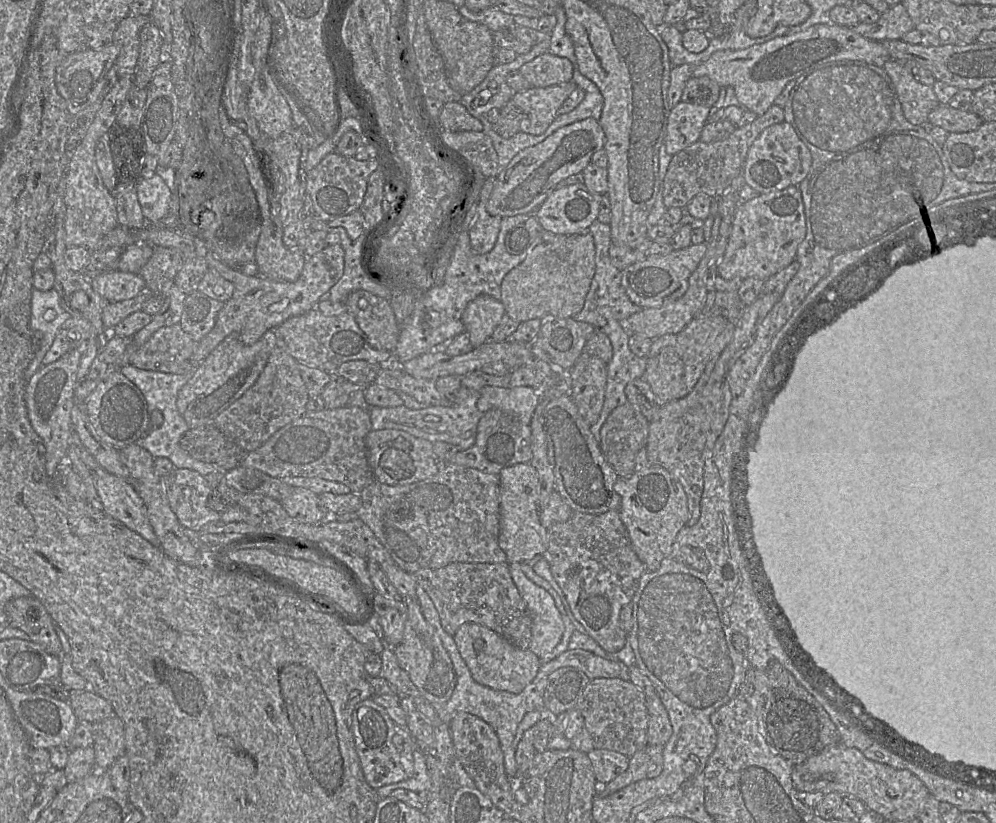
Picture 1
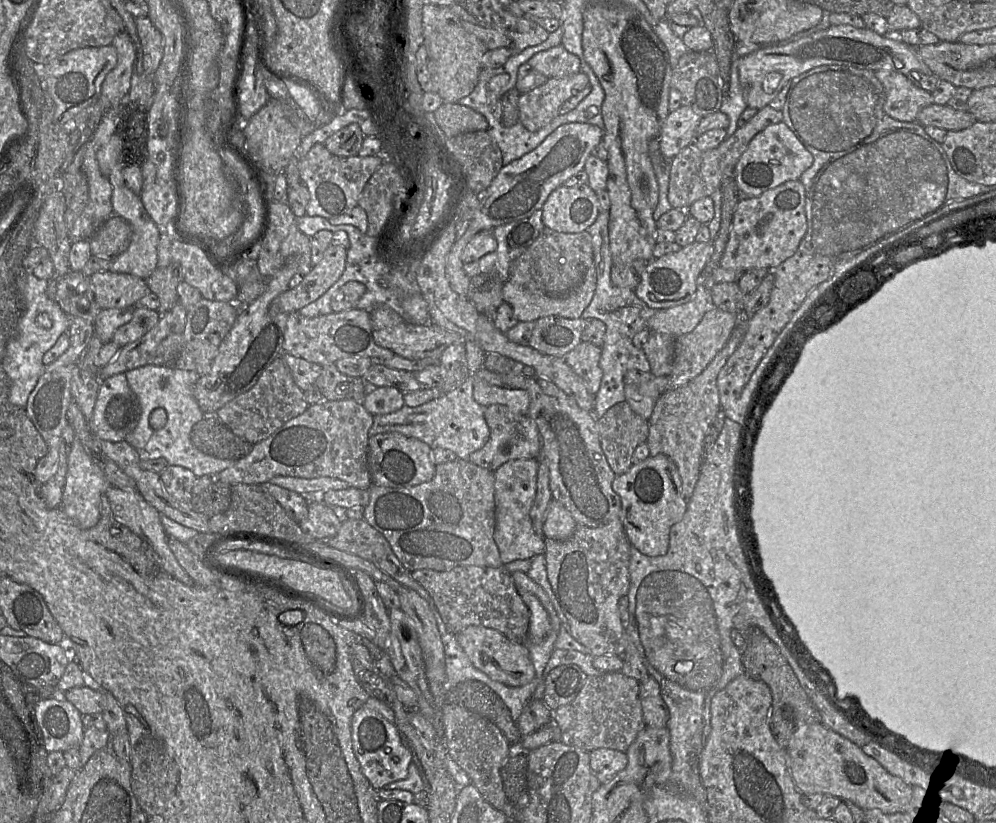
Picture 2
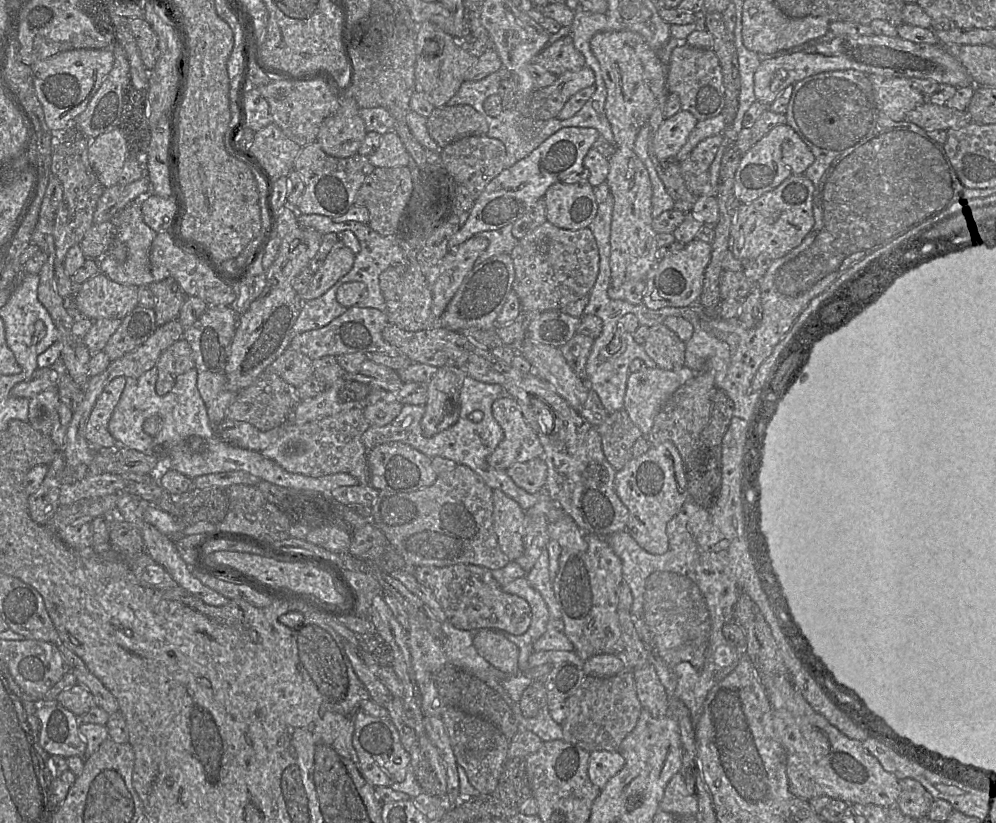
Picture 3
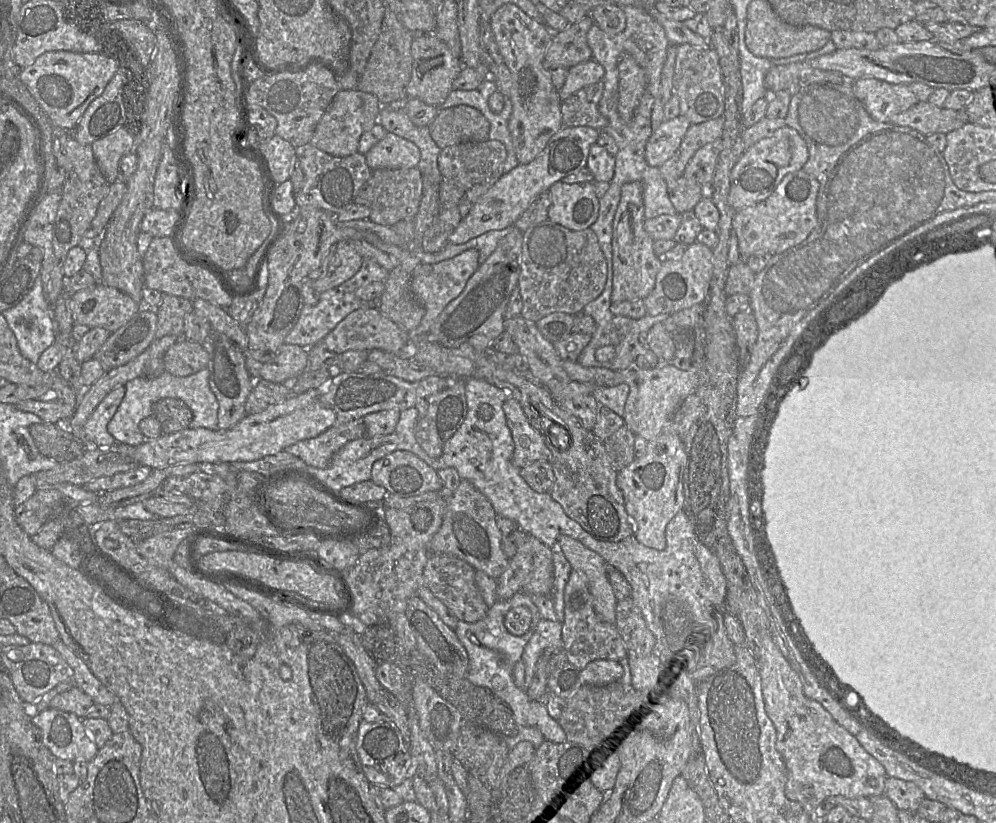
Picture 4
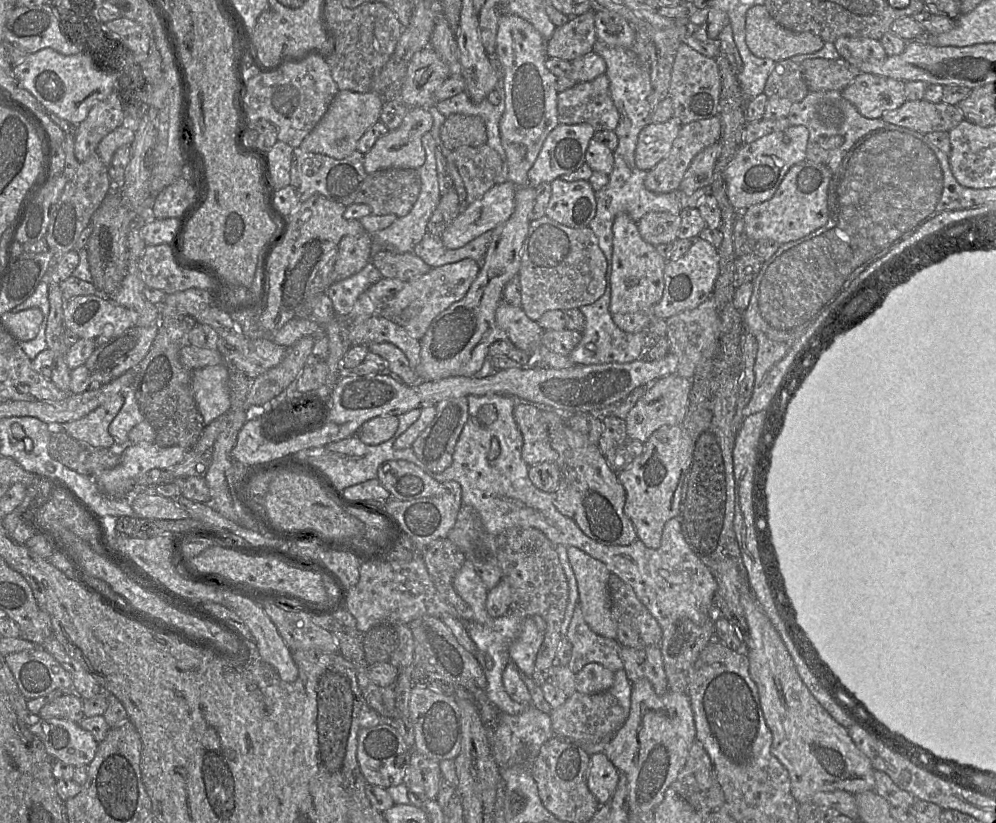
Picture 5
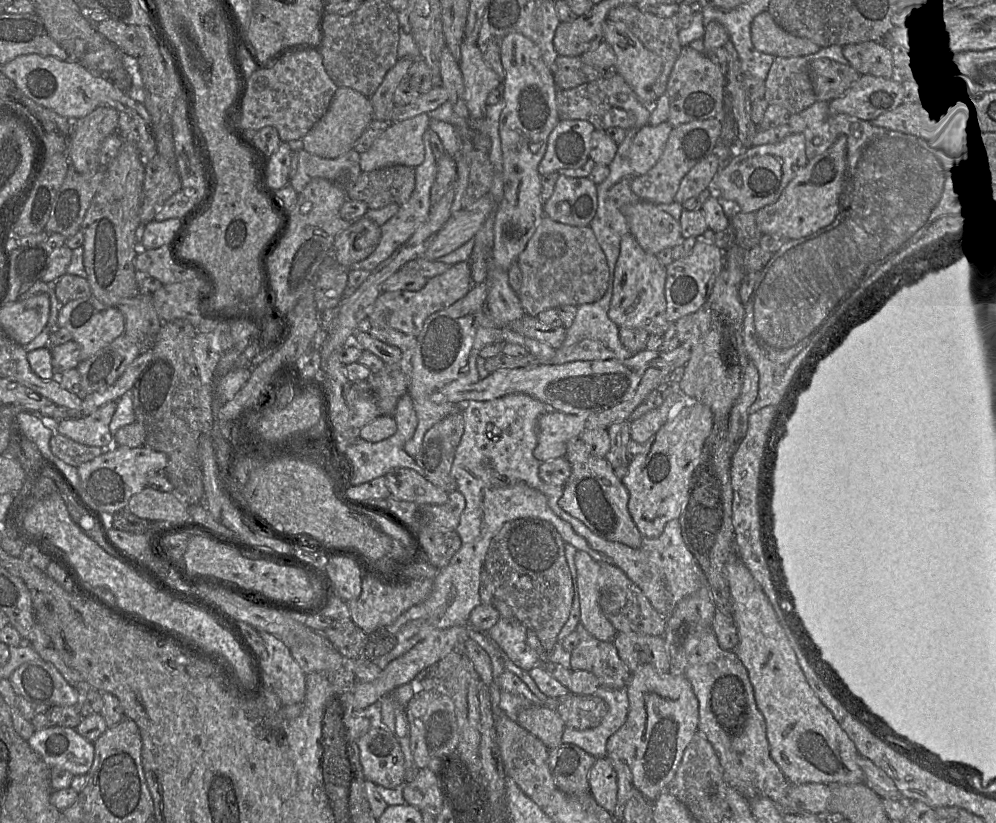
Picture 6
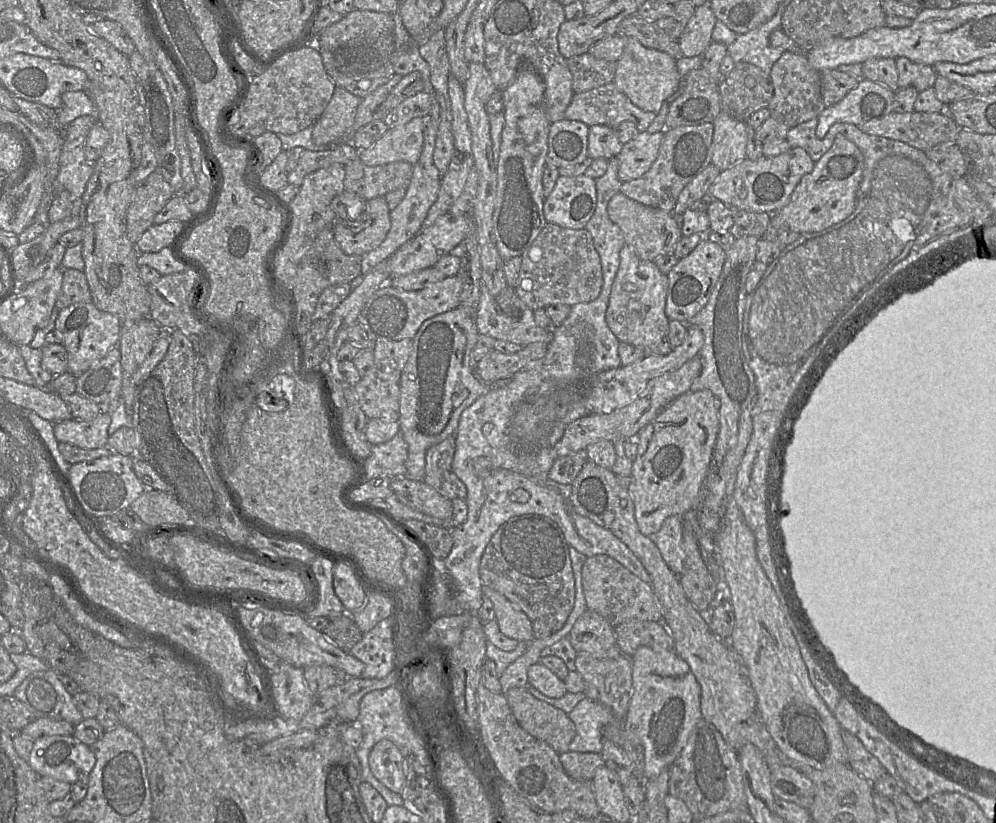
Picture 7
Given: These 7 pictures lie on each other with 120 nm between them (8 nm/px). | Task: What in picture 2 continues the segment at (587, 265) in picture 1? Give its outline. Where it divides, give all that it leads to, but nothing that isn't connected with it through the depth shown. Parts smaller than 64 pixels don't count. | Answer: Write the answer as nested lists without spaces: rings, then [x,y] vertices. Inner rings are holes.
[[[590,266],[577,287],[559,296],[531,292],[508,279],[502,288],[502,299],[511,305],[515,318],[521,322],[536,321],[546,316],[581,318],[594,295],[596,279],[596,268]]]

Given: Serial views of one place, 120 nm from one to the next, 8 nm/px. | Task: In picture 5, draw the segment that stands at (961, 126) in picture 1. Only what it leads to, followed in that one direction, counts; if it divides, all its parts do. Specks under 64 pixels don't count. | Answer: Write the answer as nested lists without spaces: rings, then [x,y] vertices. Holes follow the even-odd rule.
[[[922,99],[906,100],[899,108],[886,112],[881,119],[926,135],[932,132],[949,132],[964,120],[964,117],[957,106],[942,102],[931,103]]]

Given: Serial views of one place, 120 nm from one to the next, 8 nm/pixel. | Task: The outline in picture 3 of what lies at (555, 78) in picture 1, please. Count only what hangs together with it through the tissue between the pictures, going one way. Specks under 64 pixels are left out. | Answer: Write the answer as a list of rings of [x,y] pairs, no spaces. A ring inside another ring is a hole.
[[[570,34],[548,44],[533,58],[532,62],[557,76],[566,71],[580,70],[586,66],[585,57],[575,47]]]

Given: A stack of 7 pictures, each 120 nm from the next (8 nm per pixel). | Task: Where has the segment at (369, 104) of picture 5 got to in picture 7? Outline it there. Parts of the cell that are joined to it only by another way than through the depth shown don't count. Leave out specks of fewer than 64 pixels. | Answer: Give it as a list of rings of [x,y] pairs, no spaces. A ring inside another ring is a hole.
[[[336,87],[333,95],[313,124],[312,141],[316,145],[343,142],[352,135],[352,128],[361,98],[342,87]]]

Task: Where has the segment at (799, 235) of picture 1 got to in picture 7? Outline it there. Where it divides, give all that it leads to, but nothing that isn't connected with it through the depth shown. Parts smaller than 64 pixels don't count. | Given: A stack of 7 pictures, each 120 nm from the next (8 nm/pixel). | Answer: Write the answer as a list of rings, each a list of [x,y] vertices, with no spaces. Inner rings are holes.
[[[837,135],[831,148],[817,162],[815,162],[813,170],[810,173],[807,173],[804,176],[802,176],[799,183],[793,190],[788,203],[780,210],[774,212],[772,215],[774,217],[781,218],[791,230],[798,232],[799,234],[820,232],[832,225],[835,225],[841,222],[842,220],[850,216],[855,209],[856,196],[857,196],[859,184],[862,179],[863,169],[864,169],[864,157],[861,151],[859,150],[859,148],[853,142],[851,142],[846,137],[844,137],[843,135]]]

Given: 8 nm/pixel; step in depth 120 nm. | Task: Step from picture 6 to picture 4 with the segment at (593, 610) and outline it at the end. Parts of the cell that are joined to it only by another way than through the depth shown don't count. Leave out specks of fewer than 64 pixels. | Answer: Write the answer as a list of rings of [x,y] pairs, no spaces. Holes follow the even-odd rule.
[[[566,535],[557,540],[572,569],[582,572],[588,582],[597,615],[616,624],[616,596],[608,578],[608,564],[595,551]]]

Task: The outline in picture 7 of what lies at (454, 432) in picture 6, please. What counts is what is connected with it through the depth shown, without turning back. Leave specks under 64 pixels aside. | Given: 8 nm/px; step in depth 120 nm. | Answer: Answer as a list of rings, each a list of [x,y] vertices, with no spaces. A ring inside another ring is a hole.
[[[455,435],[431,446],[426,452],[424,481],[444,497],[466,500],[466,485],[452,468],[456,447]]]

